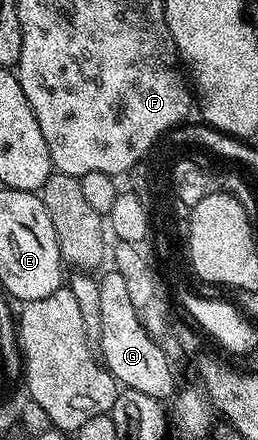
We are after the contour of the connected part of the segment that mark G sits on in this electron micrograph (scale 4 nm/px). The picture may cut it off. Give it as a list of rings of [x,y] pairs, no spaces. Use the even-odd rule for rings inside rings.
[[[112,268],[109,269],[109,274],[99,275],[98,281],[102,308],[102,330],[98,354],[103,365],[112,373],[121,387],[146,392],[146,396],[154,396],[161,400],[171,399],[177,389],[176,378],[172,375],[173,363],[169,362],[162,348],[158,348],[158,344],[150,338],[146,328],[139,322],[134,306],[130,304],[130,297],[127,296],[126,284],[123,283],[122,276]]]

